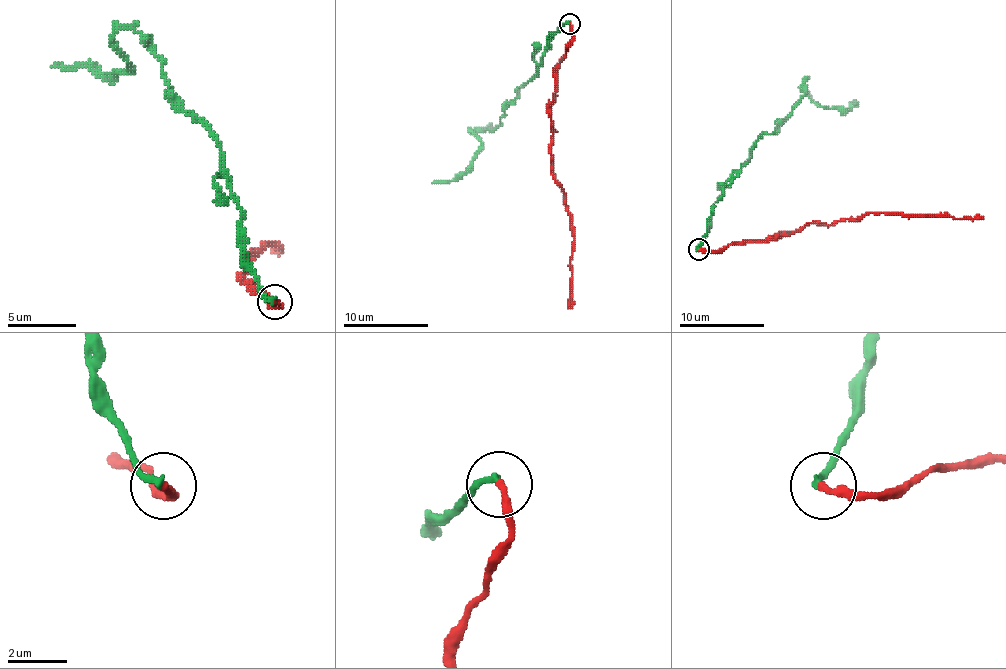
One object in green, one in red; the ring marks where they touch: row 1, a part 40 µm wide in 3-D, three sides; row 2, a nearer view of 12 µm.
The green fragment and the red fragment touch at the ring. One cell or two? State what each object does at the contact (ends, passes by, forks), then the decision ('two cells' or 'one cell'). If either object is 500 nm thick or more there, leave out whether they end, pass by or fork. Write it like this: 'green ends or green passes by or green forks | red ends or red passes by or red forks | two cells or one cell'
green ends | red ends | two cells

